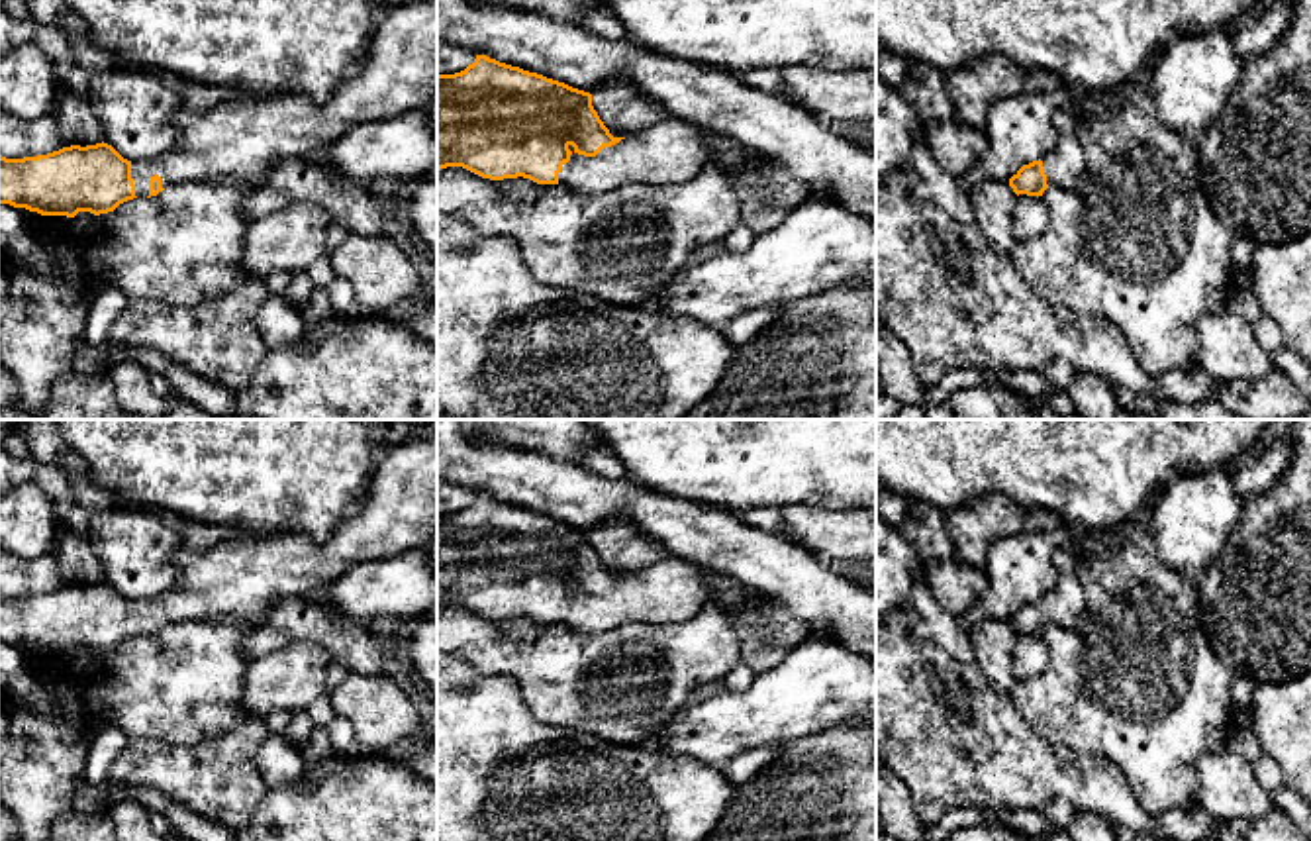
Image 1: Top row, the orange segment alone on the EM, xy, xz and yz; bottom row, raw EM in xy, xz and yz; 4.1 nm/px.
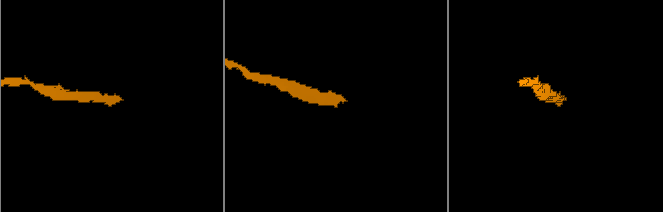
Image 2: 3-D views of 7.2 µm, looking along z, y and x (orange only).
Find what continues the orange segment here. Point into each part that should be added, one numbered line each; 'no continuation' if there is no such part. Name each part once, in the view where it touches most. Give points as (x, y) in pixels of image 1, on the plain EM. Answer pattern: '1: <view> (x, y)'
1: xz (671, 591)

